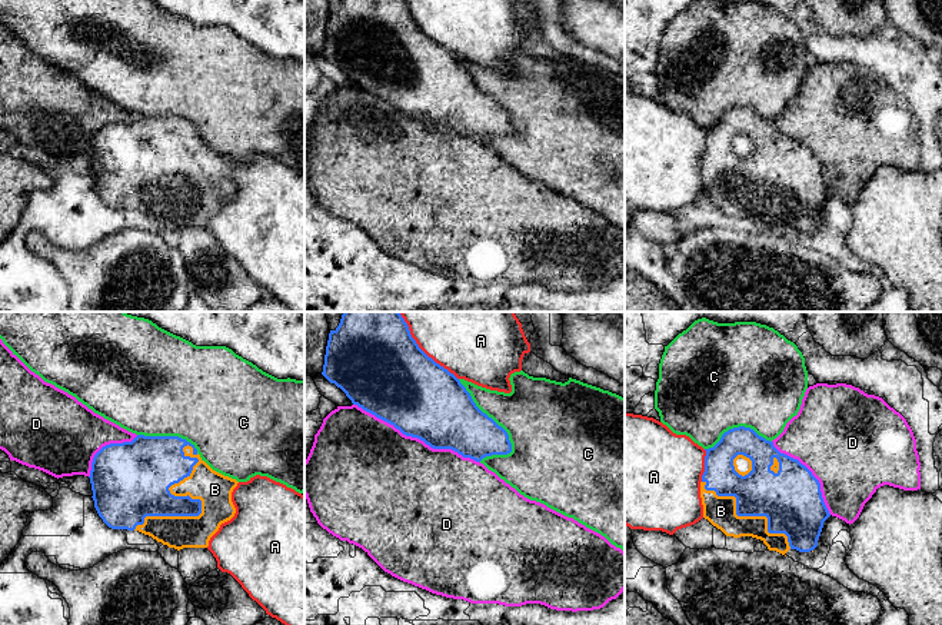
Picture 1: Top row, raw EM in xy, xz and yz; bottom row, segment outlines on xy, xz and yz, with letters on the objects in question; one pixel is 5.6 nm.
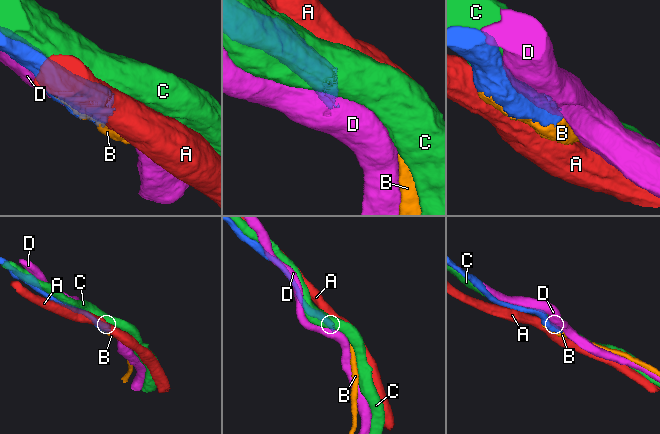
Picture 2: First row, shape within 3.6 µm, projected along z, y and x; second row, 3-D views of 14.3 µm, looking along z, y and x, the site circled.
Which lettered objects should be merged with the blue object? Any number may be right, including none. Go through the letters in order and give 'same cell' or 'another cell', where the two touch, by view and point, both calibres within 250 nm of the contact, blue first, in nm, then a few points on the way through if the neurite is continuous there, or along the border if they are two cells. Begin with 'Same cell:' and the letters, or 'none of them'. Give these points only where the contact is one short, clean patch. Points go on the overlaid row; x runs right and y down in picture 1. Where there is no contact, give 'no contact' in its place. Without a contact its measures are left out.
Same cell: B
A: another cell; meets blue in xz at (420, 349); 500 nm thick on the blue side, 500 nm on the other
B: same cell; meets blue in xy at (200, 501); 190 nm thick on the blue side, 190 nm on the other
C: another cell; meets blue in xz at (488, 416); 380 nm thick on the blue side, 360 nm on the other
D: another cell; meets blue in xz at (416, 436); 440 nm thick on the blue side, 480 nm on the other

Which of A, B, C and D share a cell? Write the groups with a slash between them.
A / B / C / D

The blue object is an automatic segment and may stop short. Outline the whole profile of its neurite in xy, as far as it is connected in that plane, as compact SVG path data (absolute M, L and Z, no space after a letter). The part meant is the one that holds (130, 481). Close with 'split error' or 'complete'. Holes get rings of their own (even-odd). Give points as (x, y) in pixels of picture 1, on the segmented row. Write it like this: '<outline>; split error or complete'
M137 435L132 442L103 446L90 471L94 508L111 529L139 531L174 548L207 548L220 525L236 508L232 492L237 481L213 471L194 445L179 436Z; split error

